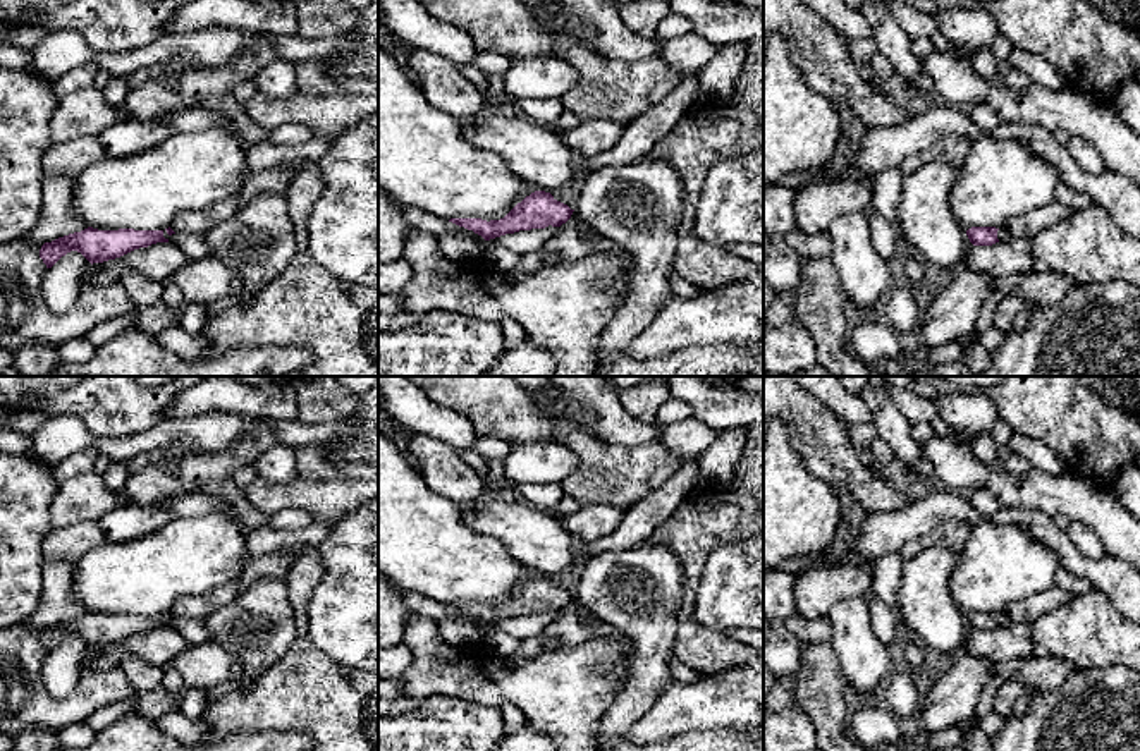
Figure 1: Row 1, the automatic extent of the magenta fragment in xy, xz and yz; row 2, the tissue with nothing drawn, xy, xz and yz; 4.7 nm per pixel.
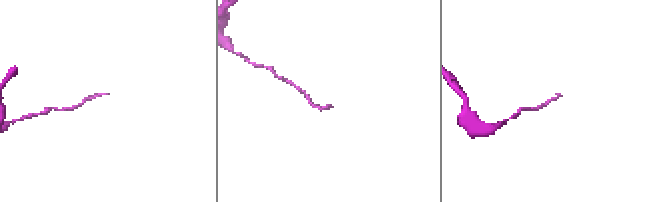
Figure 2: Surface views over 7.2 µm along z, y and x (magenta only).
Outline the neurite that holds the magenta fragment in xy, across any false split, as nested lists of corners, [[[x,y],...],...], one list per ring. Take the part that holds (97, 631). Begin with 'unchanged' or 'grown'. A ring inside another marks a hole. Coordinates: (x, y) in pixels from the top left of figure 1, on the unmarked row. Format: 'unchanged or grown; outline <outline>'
unchanged; outline [[[88,612],[81,617],[45,627],[40,634],[40,643],[46,653],[52,653],[62,641],[77,636],[93,650],[120,643],[134,634],[156,627],[169,627],[169,624],[163,622],[163,615],[98,615]]]

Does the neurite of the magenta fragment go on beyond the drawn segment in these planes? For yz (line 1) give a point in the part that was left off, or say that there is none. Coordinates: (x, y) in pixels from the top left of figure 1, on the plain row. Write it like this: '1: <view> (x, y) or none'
1: none

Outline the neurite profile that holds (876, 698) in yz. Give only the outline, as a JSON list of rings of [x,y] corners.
[[[889,675],[870,694],[851,694],[853,706],[887,708],[886,691]]]

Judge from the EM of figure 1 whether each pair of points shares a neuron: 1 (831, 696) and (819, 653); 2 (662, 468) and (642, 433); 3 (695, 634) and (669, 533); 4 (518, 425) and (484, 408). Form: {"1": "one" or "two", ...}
{"1": "one", "2": "two", "3": "one", "4": "one"}

